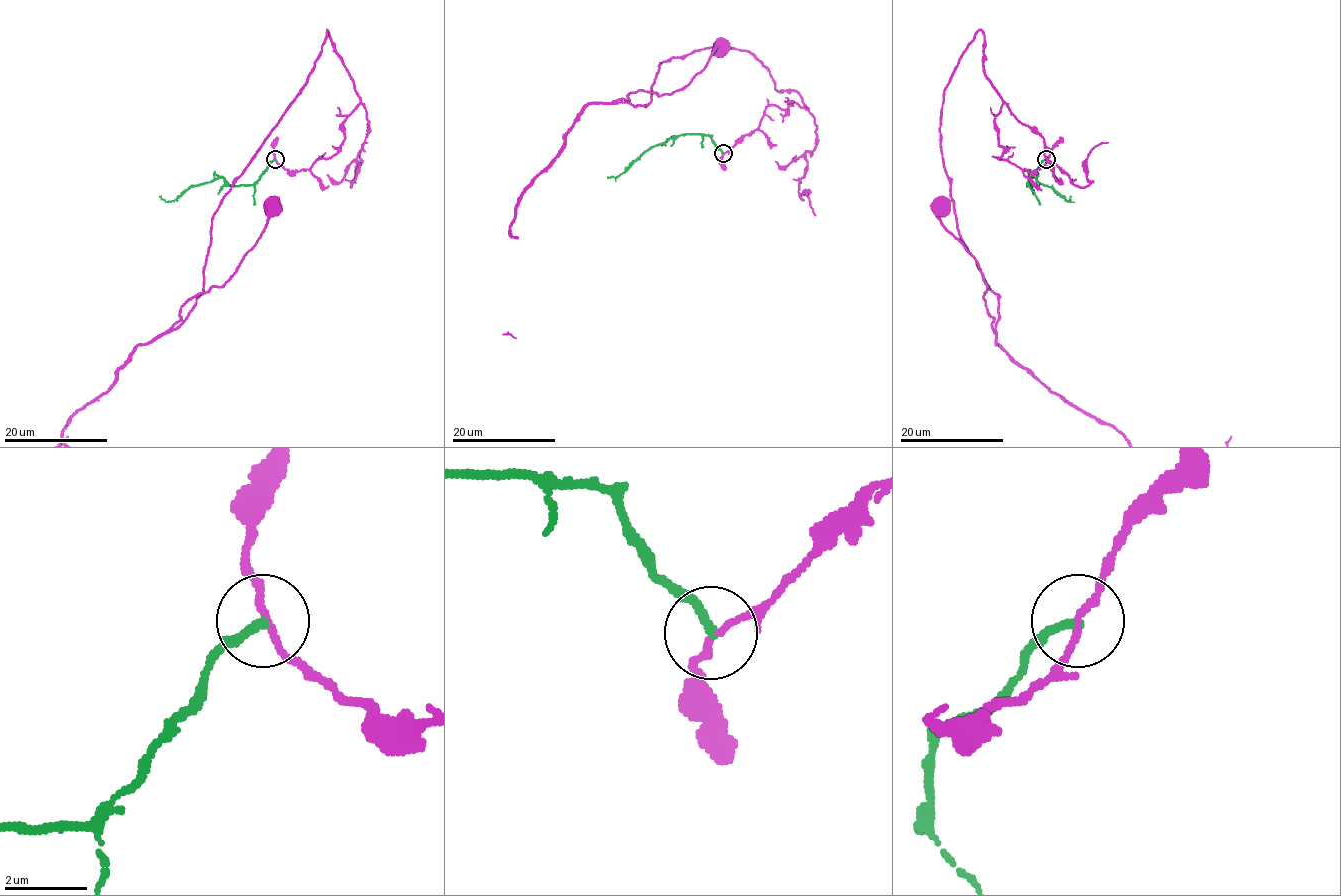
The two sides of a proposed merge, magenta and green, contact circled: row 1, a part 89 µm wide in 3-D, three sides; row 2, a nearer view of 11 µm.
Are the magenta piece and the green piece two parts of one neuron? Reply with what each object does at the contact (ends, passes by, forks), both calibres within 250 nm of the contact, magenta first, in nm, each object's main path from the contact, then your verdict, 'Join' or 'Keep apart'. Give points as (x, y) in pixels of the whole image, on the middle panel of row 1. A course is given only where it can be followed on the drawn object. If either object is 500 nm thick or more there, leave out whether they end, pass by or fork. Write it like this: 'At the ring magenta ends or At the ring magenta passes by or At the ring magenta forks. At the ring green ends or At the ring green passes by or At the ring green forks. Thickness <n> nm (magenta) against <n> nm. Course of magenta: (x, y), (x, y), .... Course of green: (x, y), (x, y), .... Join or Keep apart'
At the ring magenta passes by. At the ring green ends. Thickness 150 nm (magenta) against 220 nm. Course of magenta: (723, 154), (771, 105), (808, 109), (749, 52), (674, 57), (647, 105), (619, 99), (682, 89), (716, 48). Course of green: (723, 154), (709, 136), (684, 133), (650, 146), (622, 173), (608, 177). Keep apart

